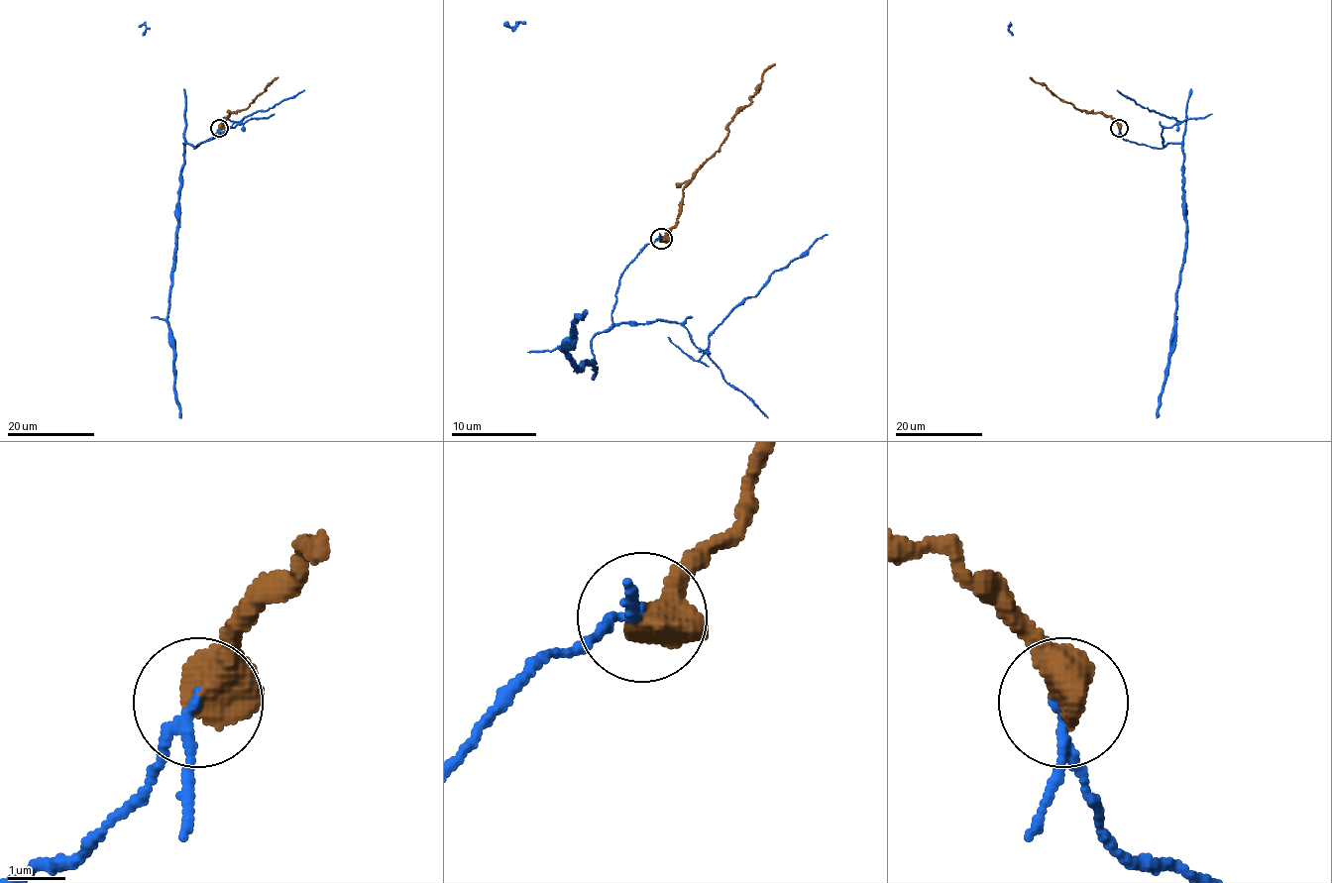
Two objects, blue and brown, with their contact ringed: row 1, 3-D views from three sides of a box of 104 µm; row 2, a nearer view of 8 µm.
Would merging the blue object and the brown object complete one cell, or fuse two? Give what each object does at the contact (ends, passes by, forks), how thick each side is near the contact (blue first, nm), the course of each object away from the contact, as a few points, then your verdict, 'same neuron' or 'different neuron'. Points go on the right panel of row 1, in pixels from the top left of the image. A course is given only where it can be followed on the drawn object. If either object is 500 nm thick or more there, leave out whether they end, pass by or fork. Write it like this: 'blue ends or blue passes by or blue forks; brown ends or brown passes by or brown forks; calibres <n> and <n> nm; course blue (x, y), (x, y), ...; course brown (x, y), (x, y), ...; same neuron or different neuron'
calibres 140 and 700 nm; course blue (1118, 128), (1124, 139), (1138, 145), (1180, 143), (1183, 156), (1184, 262), (1157, 418); course brown (1119, 128), (1110, 116), (1076, 109), (1030, 76); different neuron

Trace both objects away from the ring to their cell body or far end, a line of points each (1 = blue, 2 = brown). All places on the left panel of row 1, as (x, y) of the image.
1: (220, 128), (194, 148), (183, 143), (167, 325), (181, 418)
2: (220, 128), (231, 113), (245, 109), (277, 76)

